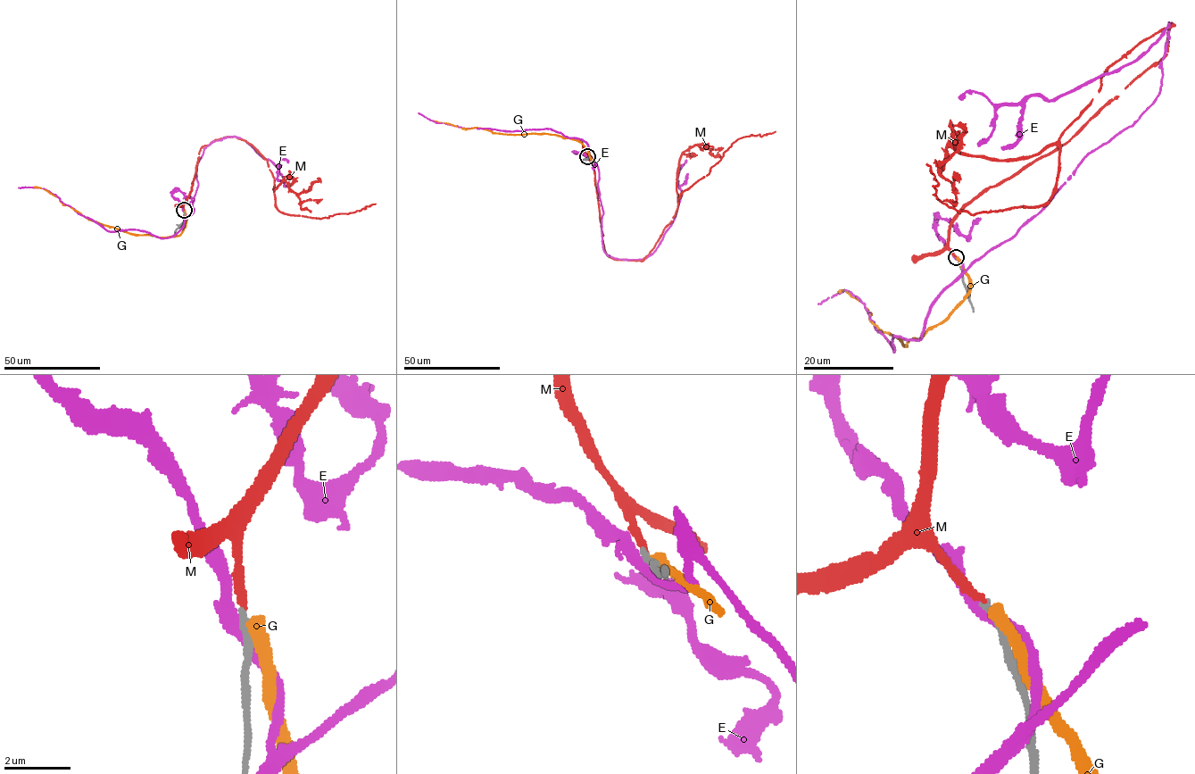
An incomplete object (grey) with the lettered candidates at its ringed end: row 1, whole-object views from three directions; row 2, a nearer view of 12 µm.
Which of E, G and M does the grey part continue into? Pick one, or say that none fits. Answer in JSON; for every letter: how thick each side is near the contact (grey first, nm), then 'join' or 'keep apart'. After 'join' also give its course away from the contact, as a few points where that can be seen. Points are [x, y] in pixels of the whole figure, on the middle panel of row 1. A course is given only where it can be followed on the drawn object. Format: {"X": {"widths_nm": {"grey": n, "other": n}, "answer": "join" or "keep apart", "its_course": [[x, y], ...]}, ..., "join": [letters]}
{"E": {"widths_nm": {"grey": 240, "other": 280}, "answer": "keep apart"}, "G": {"widths_nm": {"grey": 260, "other": 360}, "answer": "keep apart"}, "M": {"widths_nm": {"grey": 200, "other": 160}, "answer": "join", "its_course": [[587, 156], [605, 252], [612, 259], [643, 260], [675, 215], [681, 194], [733, 143], [775, 131]]}, "join": ["M"]}

